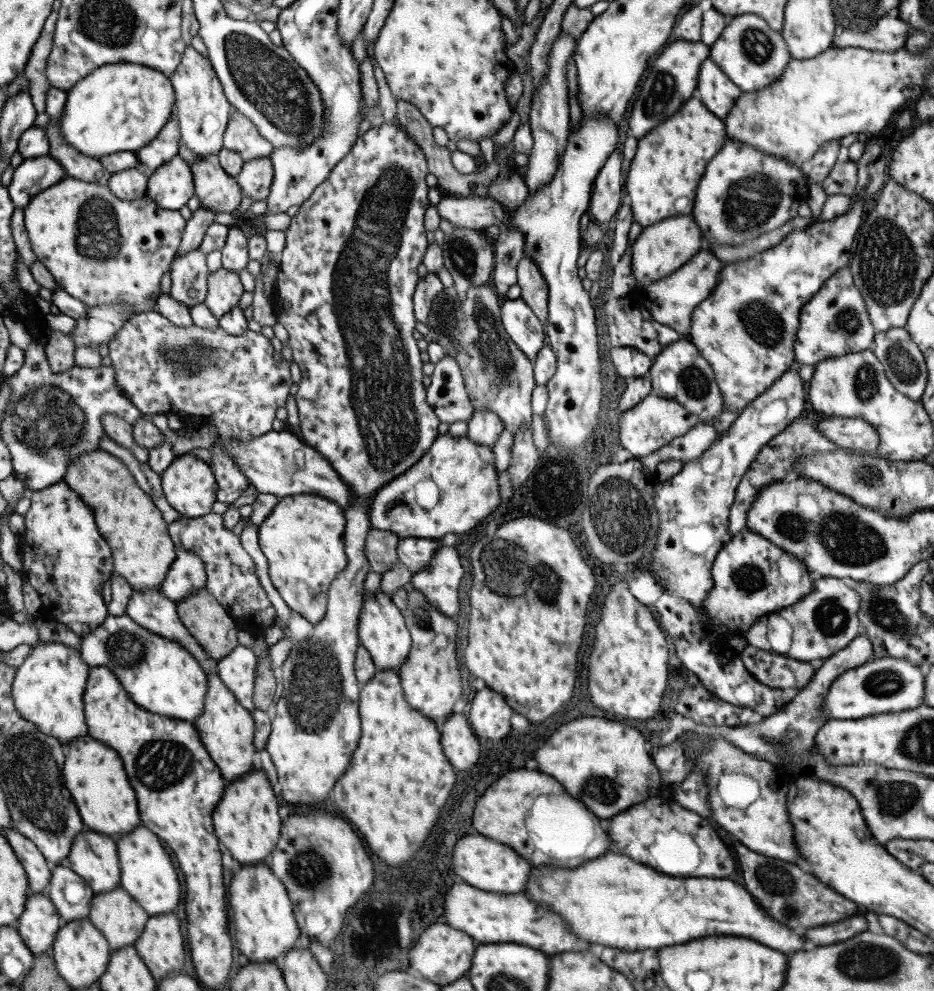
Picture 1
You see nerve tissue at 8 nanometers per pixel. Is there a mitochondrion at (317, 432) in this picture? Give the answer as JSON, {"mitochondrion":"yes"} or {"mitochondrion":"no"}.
{"mitochondrion":"no"}

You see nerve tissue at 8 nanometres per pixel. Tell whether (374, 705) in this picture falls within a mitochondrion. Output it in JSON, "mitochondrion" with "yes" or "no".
{"mitochondrion":"no"}

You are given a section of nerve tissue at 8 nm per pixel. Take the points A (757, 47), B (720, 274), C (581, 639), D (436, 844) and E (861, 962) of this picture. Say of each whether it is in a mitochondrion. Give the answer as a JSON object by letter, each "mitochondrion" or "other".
{"A":"mitochondrion","B":"other","C":"other","D":"other","E":"mitochondrion"}

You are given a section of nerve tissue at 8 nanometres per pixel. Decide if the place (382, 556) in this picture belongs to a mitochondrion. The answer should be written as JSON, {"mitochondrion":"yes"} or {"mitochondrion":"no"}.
{"mitochondrion":"yes"}

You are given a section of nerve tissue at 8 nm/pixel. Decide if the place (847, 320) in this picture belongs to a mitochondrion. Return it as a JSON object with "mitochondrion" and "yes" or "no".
{"mitochondrion":"yes"}

